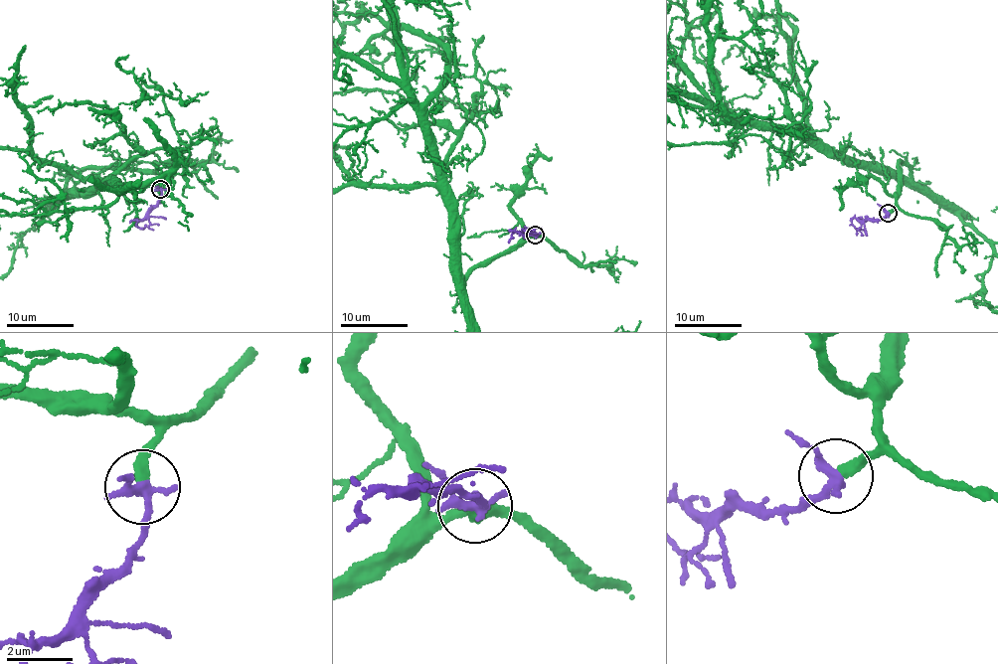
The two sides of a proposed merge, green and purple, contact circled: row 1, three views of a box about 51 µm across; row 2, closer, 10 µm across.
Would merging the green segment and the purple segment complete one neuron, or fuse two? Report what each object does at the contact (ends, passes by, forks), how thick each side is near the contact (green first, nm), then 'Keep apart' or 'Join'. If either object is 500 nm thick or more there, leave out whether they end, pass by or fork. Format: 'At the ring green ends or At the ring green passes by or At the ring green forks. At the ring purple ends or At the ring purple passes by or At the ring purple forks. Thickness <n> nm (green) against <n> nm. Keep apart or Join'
At the ring green ends. At the ring purple passes by. Thickness 320 nm (green) against 280 nm. Join

